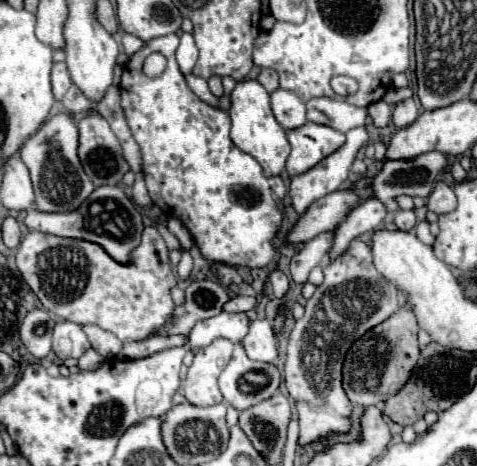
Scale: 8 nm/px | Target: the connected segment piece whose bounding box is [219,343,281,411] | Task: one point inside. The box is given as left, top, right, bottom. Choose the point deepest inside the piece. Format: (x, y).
(244, 382)

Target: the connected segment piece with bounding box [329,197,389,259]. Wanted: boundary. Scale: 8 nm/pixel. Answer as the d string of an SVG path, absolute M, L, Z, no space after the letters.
M373 197L373 199L365 201L363 205L355 207L351 211L351 217L347 215L345 221L337 227L337 235L333 239L333 249L329 253L331 259L339 257L347 249L347 245L349 245L351 239L359 237L361 233L375 231L385 221L387 213L389 213L387 207L377 197Z

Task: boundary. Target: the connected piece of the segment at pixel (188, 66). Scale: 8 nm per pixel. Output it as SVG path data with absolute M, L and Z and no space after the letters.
M183 33L181 35L181 43L177 47L177 63L179 63L179 69L183 75L189 75L193 65L197 61L197 47L195 47L195 41L193 41L193 35L191 33Z

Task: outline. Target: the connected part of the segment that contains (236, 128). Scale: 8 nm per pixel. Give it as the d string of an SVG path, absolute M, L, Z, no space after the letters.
M245 79L235 85L229 95L231 107L231 141L251 157L259 161L265 175L279 175L285 169L285 157L289 157L289 141L285 141L285 129L275 121L269 105L269 93L257 79Z

